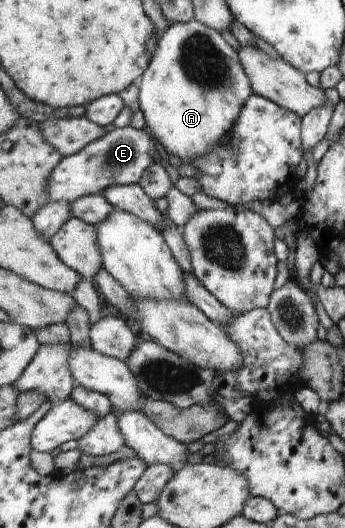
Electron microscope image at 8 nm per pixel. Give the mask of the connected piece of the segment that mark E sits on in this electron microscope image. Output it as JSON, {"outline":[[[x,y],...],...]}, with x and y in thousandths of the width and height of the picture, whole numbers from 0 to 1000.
{"outline":[[[383,239],[333,242],[301,254],[296,261],[275,263],[241,278],[226,292],[183,295],[186,309],[162,316],[162,331],[151,333],[151,347],[139,347],[142,381],[194,381],[200,386],[217,383],[226,375],[252,369],[299,367],[307,358],[325,352],[374,352],[403,347],[406,337],[423,328],[423,320],[446,305],[441,292],[452,284],[452,273],[441,256],[420,244],[397,246]]]}

